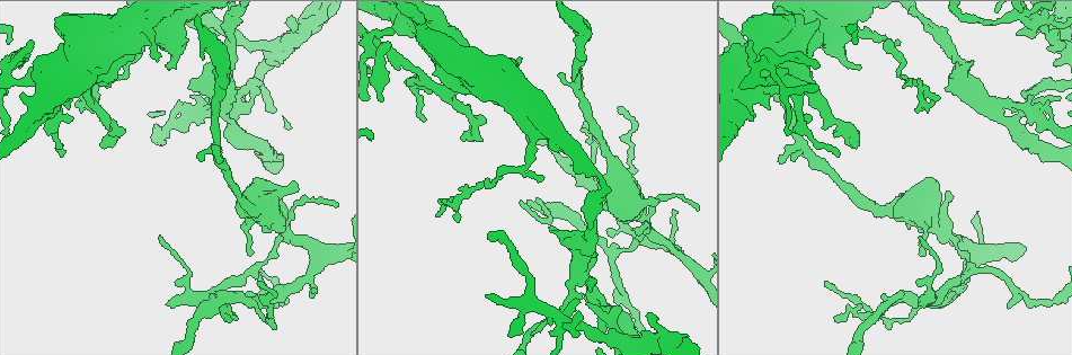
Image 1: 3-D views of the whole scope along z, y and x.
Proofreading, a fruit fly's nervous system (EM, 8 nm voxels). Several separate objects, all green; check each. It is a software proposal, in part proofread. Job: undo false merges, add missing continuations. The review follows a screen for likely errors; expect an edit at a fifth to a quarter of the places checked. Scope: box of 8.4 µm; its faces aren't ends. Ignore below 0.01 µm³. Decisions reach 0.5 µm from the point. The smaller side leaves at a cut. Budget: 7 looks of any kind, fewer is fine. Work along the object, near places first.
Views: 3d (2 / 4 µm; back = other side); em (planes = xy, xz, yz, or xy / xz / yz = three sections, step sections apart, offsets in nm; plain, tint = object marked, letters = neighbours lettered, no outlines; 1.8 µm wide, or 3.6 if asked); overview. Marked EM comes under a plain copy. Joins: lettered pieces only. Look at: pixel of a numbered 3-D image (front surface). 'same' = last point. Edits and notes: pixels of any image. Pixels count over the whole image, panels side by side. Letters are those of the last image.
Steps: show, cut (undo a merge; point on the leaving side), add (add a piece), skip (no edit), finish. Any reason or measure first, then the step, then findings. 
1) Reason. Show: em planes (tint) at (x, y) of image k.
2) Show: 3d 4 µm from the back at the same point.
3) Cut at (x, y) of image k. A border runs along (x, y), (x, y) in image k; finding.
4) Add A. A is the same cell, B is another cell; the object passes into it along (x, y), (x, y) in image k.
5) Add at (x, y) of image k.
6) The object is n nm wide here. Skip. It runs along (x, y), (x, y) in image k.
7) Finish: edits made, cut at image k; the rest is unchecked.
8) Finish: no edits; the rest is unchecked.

Branch stops here. Show: 3d 2 µm from the back at (97, 97) of image 1.

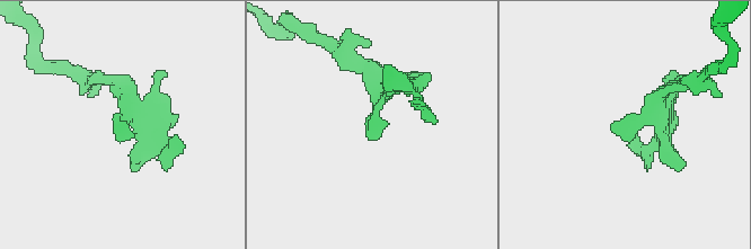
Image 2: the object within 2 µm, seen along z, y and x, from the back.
Show: em planes (letters) at (370, 135) of image 2.

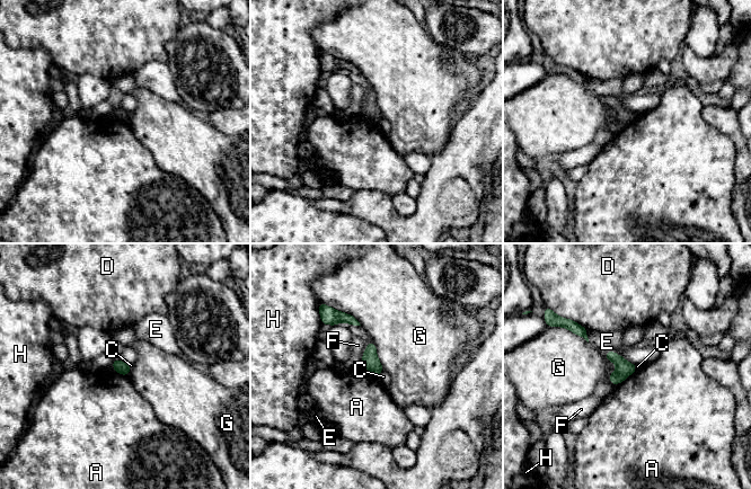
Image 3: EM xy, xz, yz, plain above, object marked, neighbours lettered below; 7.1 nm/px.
Skip. A, C, D, E, F, G and H are other cells; no lettered piece goes on from it.

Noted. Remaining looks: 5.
Branch stops here. Show: 3d 2 µm at (563, 76) of image 1.

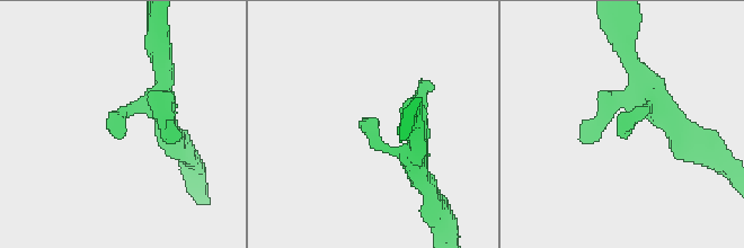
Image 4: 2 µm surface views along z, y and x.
The arms are 190, 200 nm wide. Show: em xy step 8 (letters) at (625, 137) of image 4.

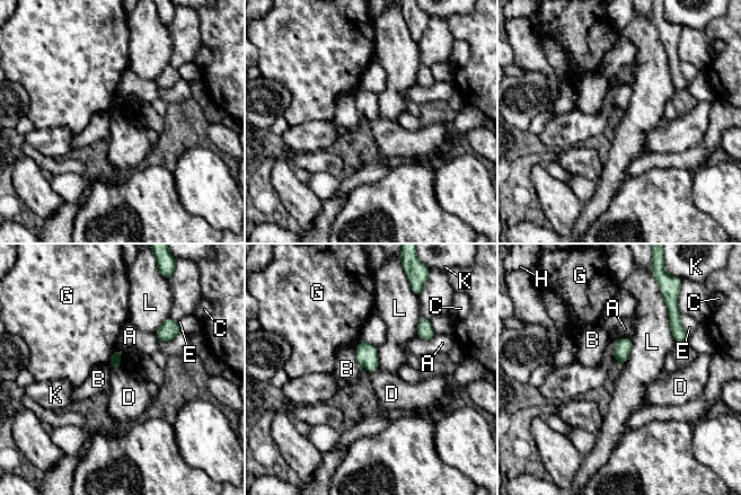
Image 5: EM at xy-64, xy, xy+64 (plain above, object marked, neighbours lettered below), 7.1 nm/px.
The longest contact is with L, 300 nm. Skip. A, B, C, D, E, G, H, K and L are other cells; no lettered piece goes on from it.

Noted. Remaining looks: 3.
Thick end. Show: em xz step 8 (letters) at (752, 115) of image 1.

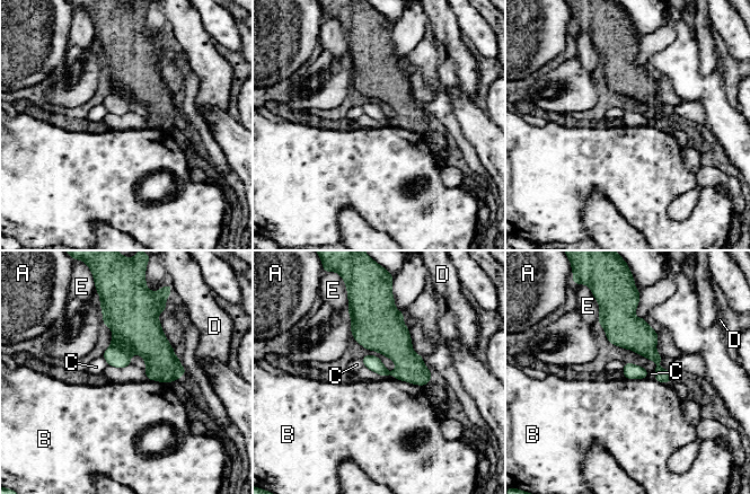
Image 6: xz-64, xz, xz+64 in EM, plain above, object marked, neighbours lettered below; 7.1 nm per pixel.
Show: em planes (letters) at the same point.

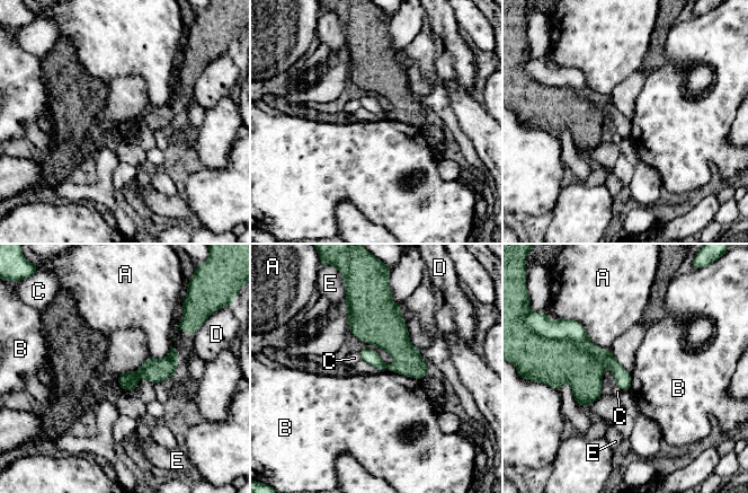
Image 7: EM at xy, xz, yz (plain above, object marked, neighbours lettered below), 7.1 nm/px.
Cut at (570, 329) of image 7. A, B, C, D and E are other cells; a border runs along (557, 339), (591, 351), (606, 366) in image 7; a second neuron is stuck on.

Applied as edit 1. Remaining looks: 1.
Finish: edits made, cut at image 7; the rest is unchecked.

